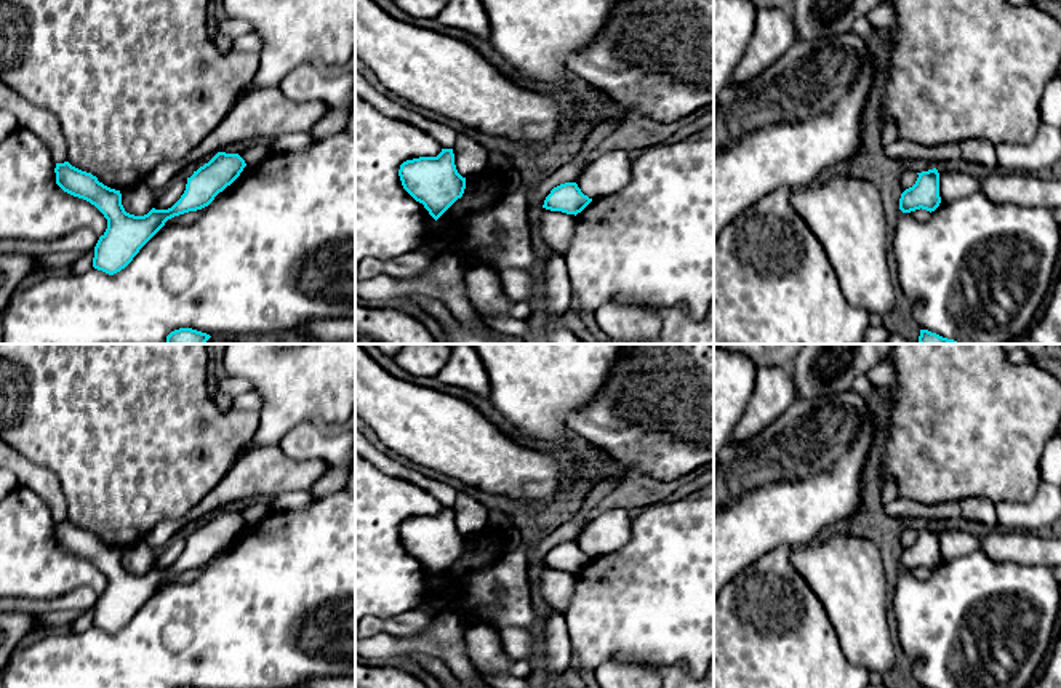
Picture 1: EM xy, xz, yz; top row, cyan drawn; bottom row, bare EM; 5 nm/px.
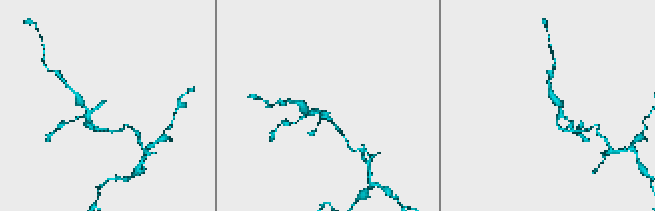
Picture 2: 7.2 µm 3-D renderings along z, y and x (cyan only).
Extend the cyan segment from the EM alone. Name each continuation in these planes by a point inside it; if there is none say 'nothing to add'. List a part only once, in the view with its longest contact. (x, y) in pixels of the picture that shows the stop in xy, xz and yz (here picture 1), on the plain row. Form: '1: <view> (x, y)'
nothing to add

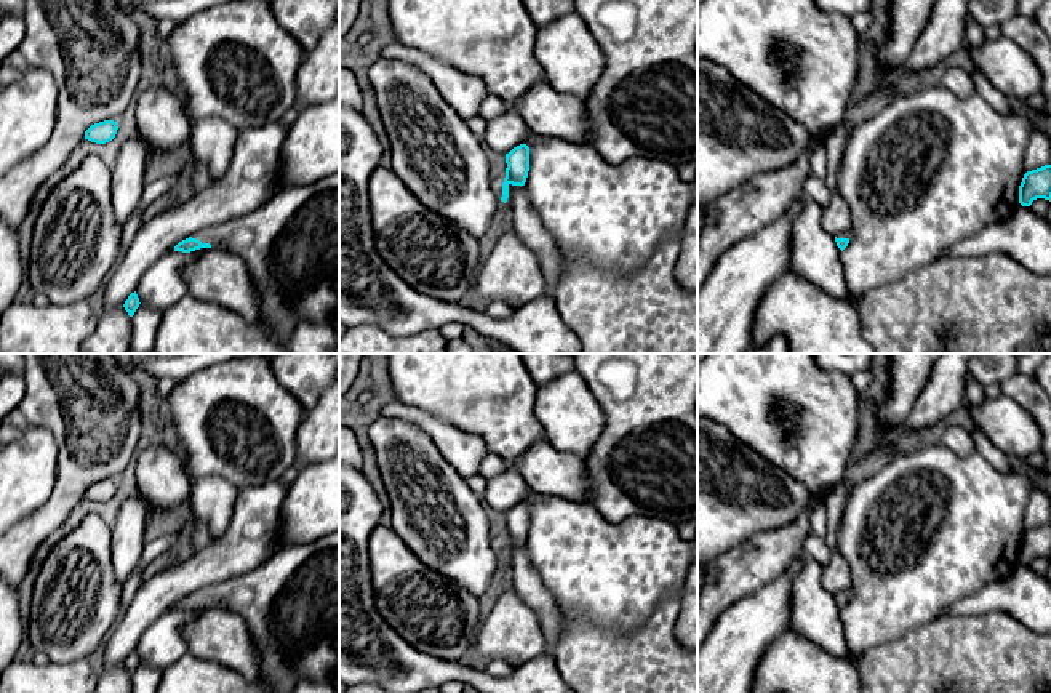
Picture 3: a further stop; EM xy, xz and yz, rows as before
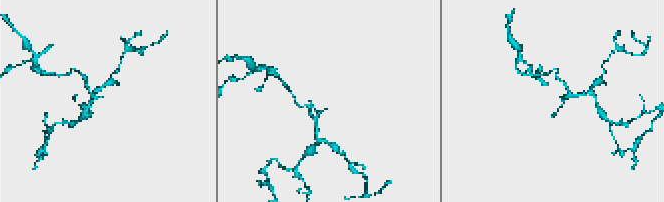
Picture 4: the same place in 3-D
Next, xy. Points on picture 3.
1: xy (290, 604)

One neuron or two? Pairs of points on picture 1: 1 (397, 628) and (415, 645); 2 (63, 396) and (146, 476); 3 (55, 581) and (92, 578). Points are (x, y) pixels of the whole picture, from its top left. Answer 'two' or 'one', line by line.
1: two
2: one
3: one

